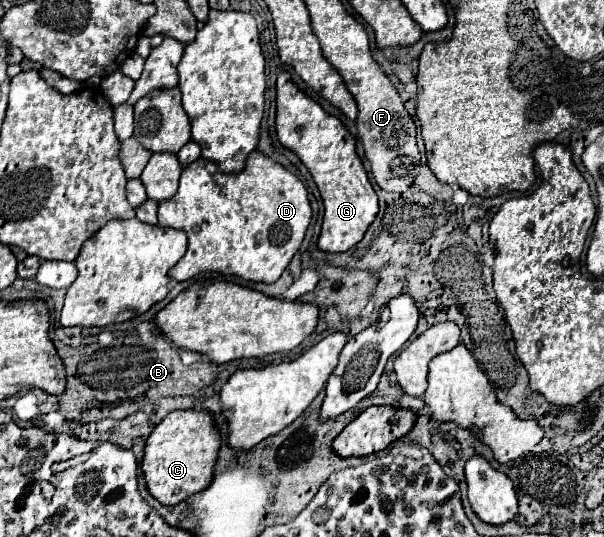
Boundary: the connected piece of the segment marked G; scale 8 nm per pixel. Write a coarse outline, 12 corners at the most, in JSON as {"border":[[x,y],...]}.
{"border":[[277,78],[279,142],[309,168],[317,248],[353,248],[377,194],[339,118]]}

